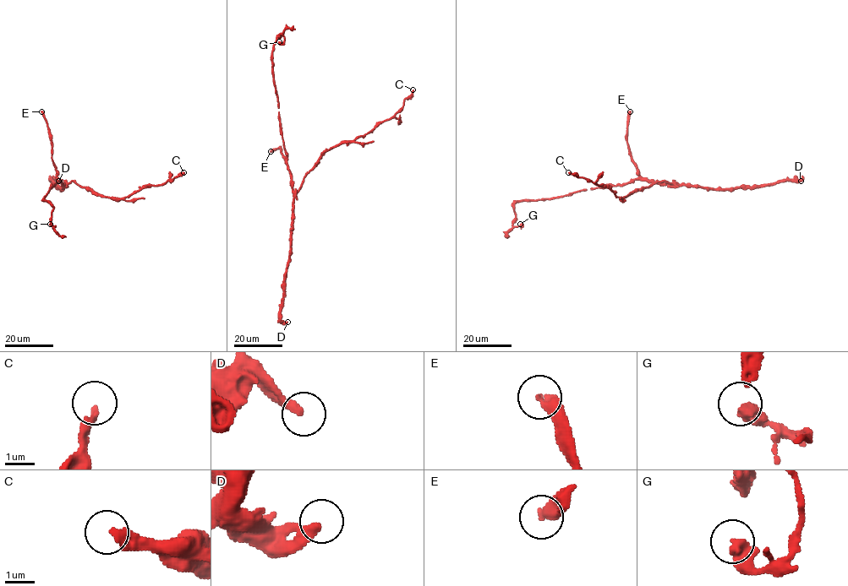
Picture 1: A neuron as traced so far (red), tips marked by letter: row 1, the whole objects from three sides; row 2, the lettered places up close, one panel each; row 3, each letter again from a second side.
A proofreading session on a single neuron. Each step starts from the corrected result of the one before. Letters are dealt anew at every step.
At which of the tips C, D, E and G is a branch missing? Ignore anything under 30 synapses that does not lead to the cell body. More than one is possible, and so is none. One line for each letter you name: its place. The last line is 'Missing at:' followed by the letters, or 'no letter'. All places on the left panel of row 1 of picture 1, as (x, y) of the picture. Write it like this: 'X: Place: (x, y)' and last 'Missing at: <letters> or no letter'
E: Place: (41, 111)
Missing at: E

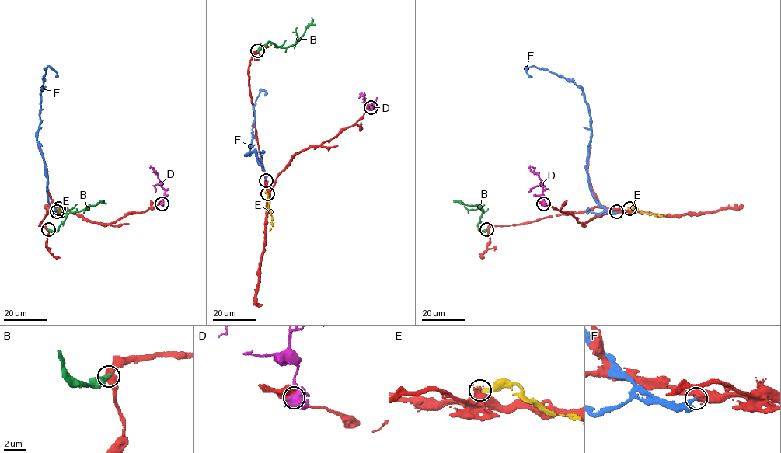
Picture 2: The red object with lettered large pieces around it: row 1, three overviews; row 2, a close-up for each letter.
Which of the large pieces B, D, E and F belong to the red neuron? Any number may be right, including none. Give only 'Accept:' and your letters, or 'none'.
Accept: none

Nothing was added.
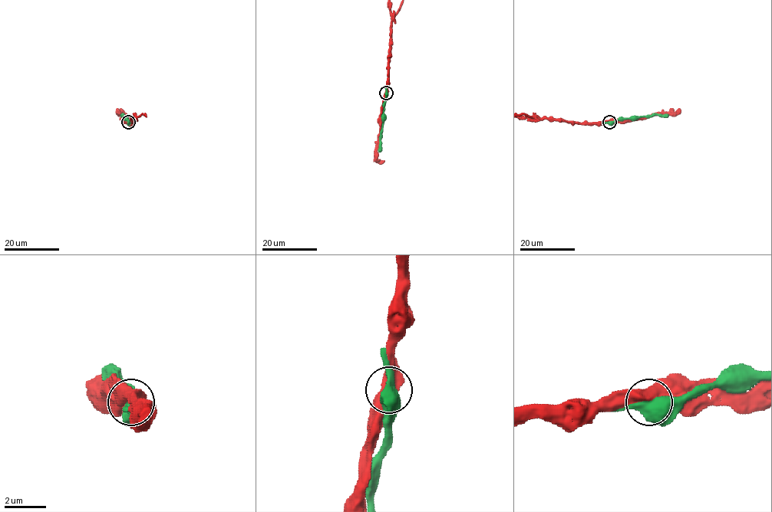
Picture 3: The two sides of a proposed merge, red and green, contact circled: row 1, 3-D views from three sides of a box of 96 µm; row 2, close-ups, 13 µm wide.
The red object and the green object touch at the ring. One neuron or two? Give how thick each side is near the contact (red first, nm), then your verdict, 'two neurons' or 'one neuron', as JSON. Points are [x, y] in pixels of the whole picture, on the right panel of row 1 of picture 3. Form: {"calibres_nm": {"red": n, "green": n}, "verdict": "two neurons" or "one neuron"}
{"calibres_nm": {"red": 550, "green": 500}, "verdict": "two neurons"}

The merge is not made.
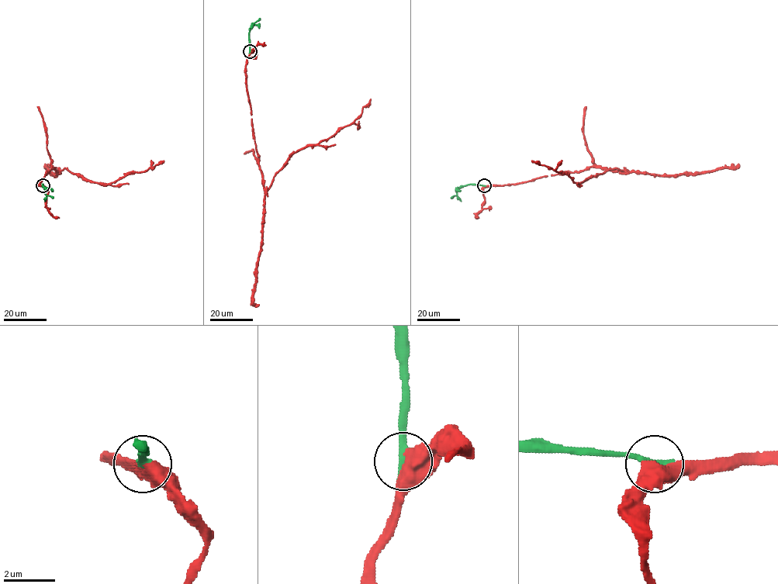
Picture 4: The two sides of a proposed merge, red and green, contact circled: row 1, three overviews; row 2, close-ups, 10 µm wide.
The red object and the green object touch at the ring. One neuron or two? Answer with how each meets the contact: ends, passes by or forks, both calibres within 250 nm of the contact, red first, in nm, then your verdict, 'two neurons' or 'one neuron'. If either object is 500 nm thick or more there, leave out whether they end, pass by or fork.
550 nm thick on the red side, 320 nm on the other; one neuron

